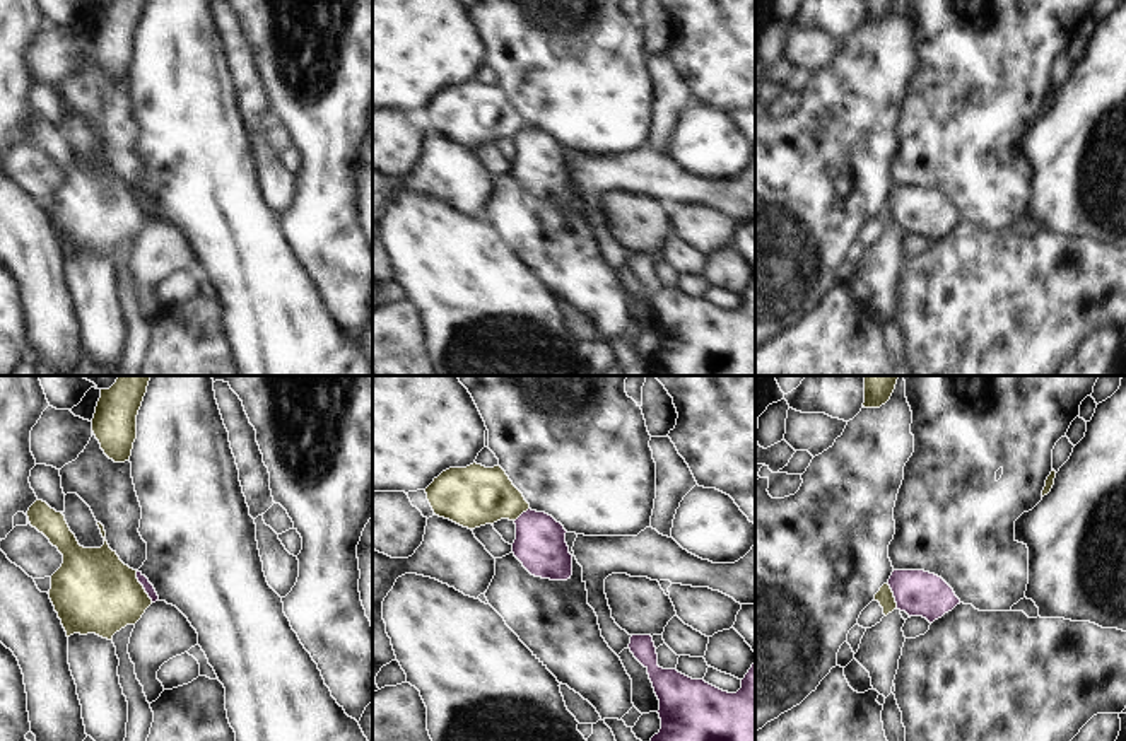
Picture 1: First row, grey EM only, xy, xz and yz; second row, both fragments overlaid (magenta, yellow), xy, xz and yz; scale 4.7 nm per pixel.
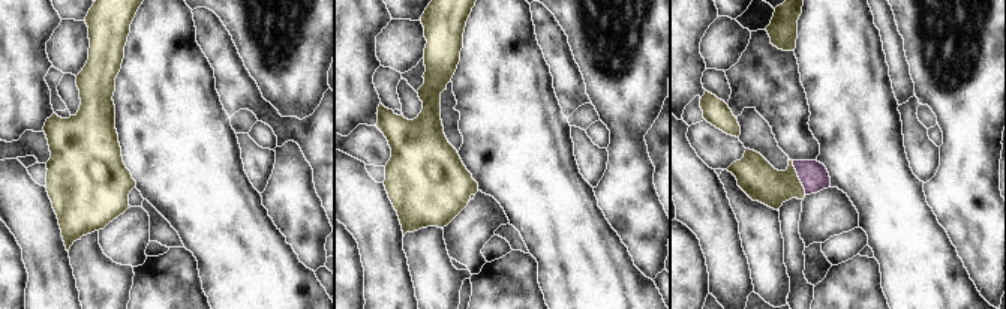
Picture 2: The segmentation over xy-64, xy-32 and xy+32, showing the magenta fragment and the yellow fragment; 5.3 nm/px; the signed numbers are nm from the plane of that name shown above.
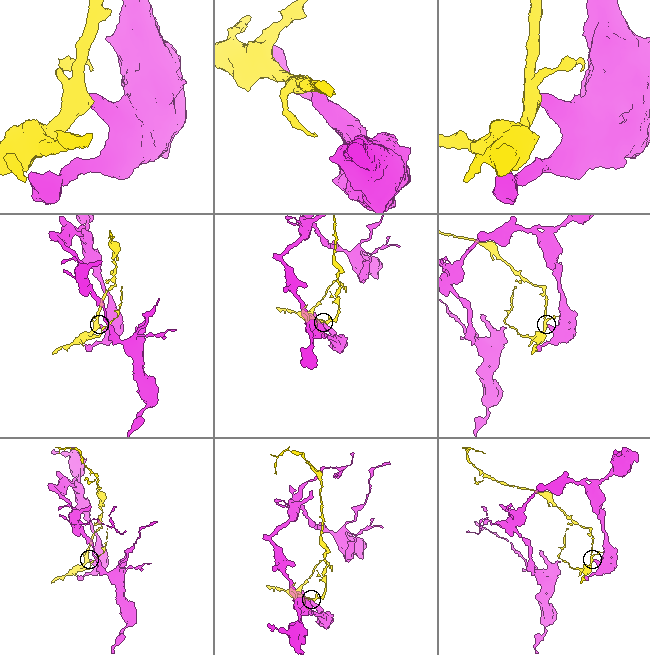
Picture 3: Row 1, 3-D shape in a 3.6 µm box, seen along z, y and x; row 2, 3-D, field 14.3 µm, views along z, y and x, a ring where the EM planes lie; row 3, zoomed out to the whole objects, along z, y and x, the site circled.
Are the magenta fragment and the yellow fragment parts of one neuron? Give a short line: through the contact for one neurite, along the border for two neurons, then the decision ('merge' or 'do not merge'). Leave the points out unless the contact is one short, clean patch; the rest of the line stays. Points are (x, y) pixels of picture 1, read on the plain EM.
line xy (135, 188), (137, 198), (152, 219); do not merge

